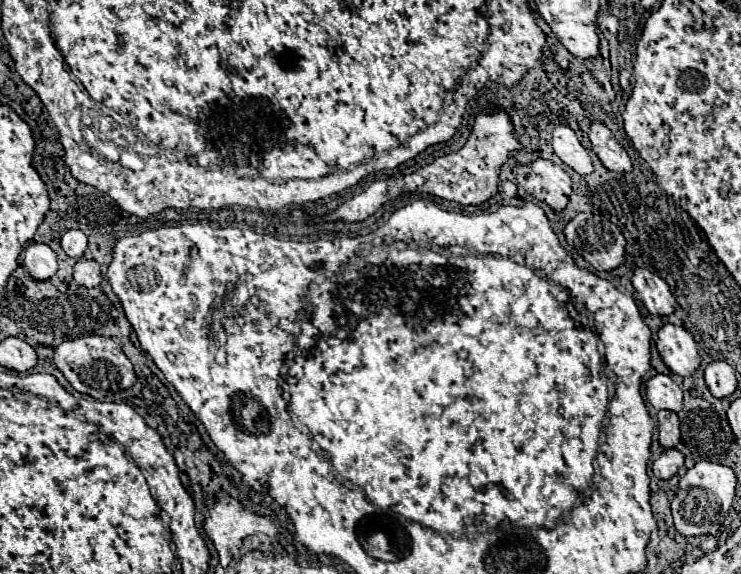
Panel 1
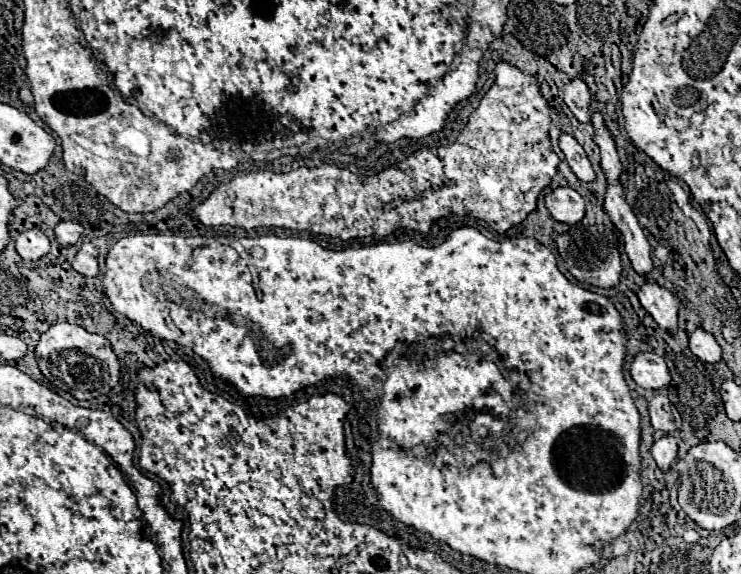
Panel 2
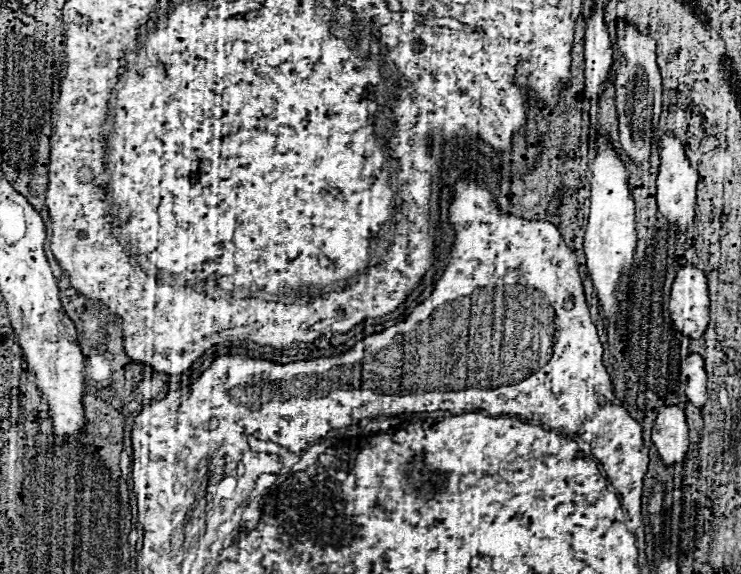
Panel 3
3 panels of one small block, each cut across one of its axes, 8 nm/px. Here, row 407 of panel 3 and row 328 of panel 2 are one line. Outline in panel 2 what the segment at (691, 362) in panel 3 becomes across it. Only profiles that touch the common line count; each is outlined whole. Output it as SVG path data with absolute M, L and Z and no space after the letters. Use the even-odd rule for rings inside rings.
M696 328L696 332L690 334L690 350L702 360L702 362L718 362L722 356L722 350L714 336L710 332L704 332L704 328Z

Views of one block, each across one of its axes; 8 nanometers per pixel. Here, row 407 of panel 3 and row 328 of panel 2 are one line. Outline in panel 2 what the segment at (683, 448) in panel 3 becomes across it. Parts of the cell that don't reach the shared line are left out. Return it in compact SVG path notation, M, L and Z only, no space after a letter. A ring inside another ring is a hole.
M646 278L638 290L638 298L644 310L658 322L660 328L670 332L678 330L678 302L670 290L658 286L658 282L652 278Z

